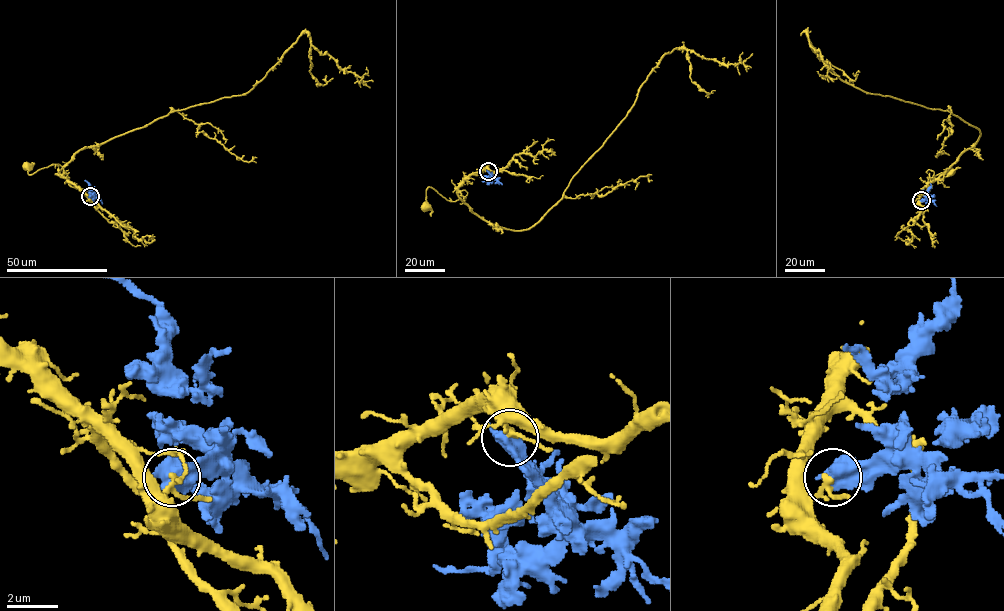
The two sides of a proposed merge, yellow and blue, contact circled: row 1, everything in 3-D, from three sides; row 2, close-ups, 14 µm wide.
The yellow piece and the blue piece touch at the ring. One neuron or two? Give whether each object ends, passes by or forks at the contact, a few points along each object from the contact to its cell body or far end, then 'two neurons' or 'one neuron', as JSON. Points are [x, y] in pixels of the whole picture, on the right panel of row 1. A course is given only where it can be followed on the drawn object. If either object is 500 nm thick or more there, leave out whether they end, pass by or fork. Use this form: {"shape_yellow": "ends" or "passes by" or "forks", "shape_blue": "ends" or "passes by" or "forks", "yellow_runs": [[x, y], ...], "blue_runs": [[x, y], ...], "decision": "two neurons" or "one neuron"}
{"yellow_runs": [[921, 200], [921, 191], [948, 168], [937, 174], [931, 180], [951, 173]], "blue_runs": [[921, 200], [930, 184]], "decision": "two neurons"}

